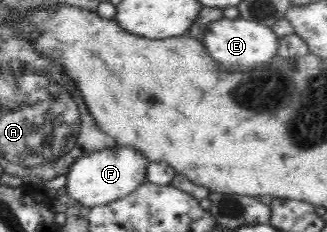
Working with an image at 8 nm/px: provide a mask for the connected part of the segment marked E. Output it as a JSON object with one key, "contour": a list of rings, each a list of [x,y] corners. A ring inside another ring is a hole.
{"contour":[[[240,16],[236,19],[223,17],[212,22],[205,34],[202,34],[201,41],[206,45],[207,52],[215,60],[219,60],[223,68],[229,72],[247,72],[277,58],[279,39],[272,27]]]}

